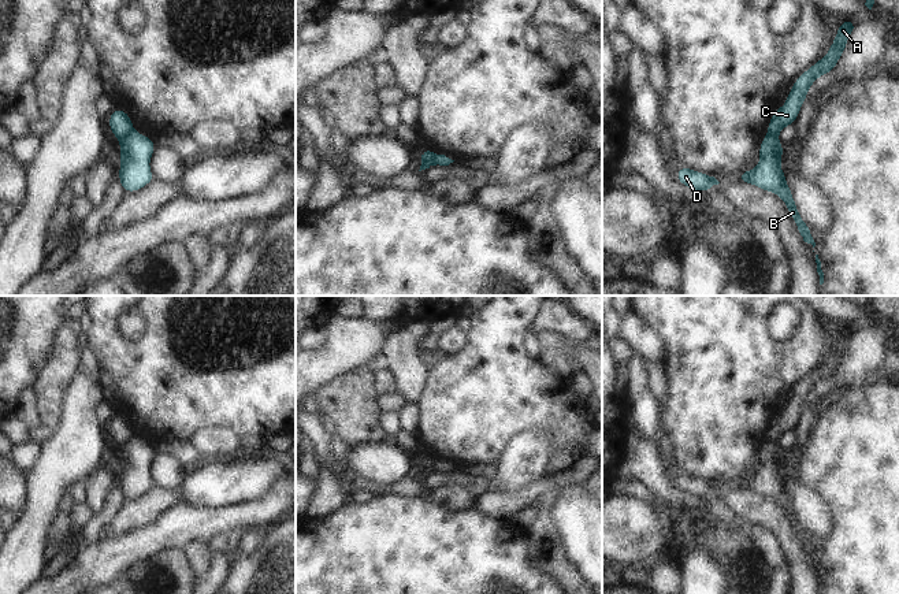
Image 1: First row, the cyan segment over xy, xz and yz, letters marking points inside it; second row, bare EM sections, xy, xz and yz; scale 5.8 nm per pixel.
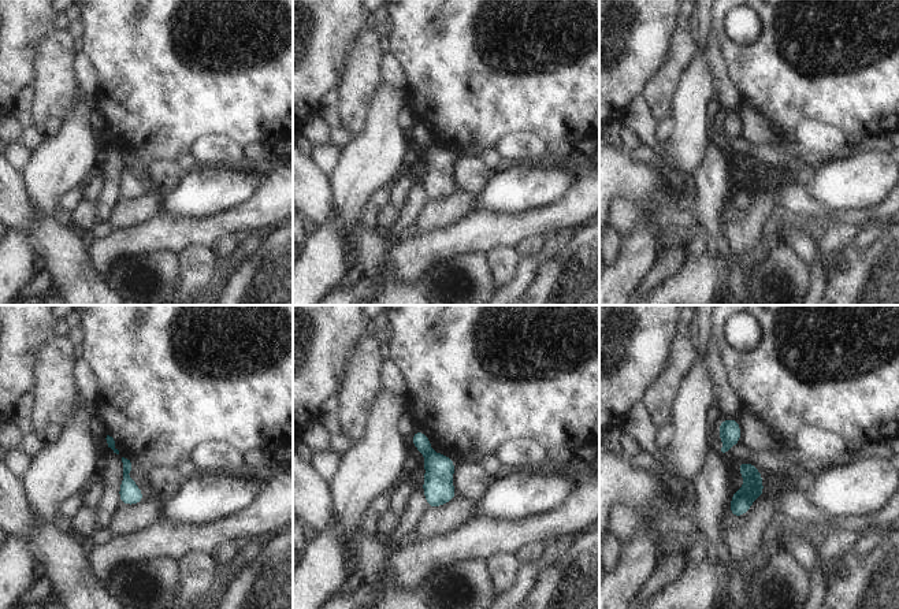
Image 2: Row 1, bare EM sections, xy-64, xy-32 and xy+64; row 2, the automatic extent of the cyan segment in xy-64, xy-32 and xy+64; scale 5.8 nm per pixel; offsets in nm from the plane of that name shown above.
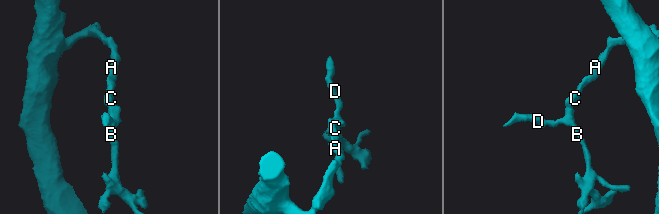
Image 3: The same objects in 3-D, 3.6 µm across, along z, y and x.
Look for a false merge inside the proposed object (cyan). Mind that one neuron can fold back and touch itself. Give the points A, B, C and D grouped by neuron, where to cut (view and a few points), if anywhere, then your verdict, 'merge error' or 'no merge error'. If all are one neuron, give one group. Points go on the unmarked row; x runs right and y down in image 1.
groups A C / B D; cut xy (133, 437), (121, 449); merge error

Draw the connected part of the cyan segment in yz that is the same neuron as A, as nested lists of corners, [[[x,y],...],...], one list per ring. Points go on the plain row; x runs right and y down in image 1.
[[[846,326],[837,334],[837,341],[828,360],[794,387],[792,397],[788,400],[784,413],[776,415],[770,423],[766,443],[777,443],[783,434],[796,428],[809,394],[818,383],[831,379],[836,374],[842,360],[846,357],[846,349],[848,348],[855,333],[855,327]]]

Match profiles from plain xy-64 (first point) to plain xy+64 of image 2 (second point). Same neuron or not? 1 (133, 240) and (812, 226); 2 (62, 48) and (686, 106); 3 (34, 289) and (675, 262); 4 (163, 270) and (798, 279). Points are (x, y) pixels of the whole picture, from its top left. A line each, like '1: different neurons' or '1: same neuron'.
1: same neuron
2: different neurons
3: same neuron
4: same neuron

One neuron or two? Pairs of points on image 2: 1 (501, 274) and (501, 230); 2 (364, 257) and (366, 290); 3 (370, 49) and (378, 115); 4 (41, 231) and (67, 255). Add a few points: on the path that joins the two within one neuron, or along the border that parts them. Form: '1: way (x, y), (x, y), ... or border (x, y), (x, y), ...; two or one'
1: border (513, 247), (494, 245), (485, 255); two
2: border (360, 277), (374, 290); two
3: border (379, 82), (364, 121); two
4: way (48, 238), (60, 251); one

